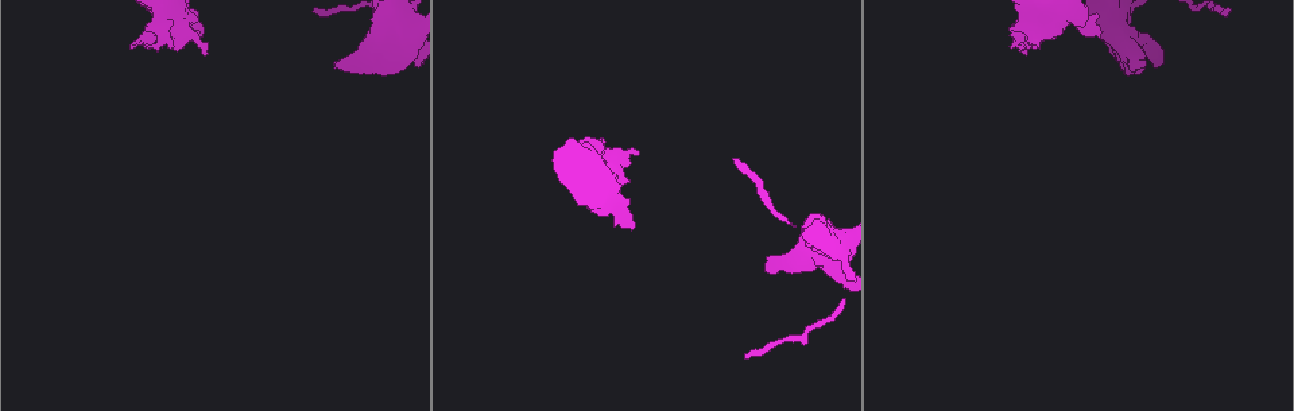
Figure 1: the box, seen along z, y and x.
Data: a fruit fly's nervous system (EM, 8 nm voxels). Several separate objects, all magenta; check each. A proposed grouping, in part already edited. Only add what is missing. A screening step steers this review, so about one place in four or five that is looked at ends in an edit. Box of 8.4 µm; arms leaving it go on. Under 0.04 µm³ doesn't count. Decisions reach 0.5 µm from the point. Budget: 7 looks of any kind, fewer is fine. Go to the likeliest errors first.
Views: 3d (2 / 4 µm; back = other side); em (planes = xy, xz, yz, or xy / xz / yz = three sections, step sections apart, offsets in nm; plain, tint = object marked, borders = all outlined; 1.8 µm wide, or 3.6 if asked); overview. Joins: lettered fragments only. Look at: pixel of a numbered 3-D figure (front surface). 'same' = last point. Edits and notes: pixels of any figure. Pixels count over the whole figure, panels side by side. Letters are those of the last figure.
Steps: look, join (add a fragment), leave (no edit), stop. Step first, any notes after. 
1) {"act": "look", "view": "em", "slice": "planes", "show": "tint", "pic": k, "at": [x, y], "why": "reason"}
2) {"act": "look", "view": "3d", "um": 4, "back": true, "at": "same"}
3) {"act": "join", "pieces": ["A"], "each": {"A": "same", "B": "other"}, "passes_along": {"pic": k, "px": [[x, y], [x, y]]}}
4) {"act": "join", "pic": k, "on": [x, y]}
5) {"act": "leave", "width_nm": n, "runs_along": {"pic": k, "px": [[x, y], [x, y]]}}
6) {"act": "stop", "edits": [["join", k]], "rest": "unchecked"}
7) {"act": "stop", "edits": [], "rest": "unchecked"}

{"act": "look", "view": "em", "um": 3.6, "slice": "planes", "show": "borders", "pic": 1, "at": [1039, 47]}

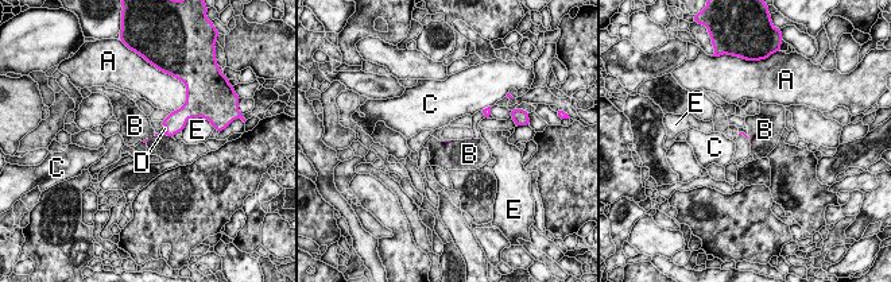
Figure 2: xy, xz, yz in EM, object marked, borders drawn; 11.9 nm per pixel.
{"act": "join", "pieces": ["D"], "each": {"A": "other", "B": "other", "C": "other", "D": "same", "E": "other"}, "passes_along": {"pic": 2, "px": [[177, 120], [166, 130], [163, 128]]}, "found": "it goes on there"}

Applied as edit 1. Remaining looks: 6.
{"act": "look", "view": "em", "slice": "planes", "show": "plain", "pic": 1, "at": [630, 227], "why": "free end"}

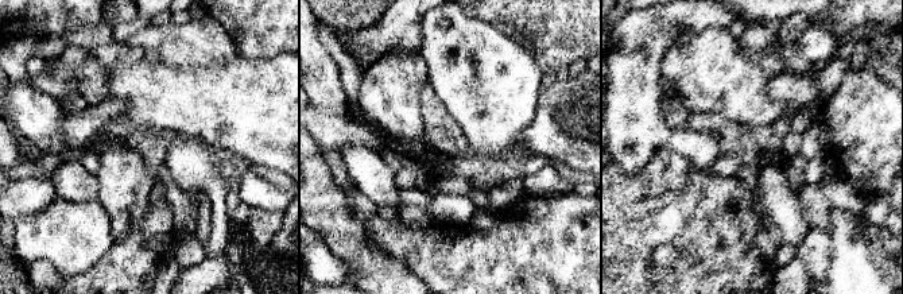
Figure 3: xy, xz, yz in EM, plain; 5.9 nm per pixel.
{"act": "look", "view": "em", "slice": "planes", "show": "borders", "at": "same"}

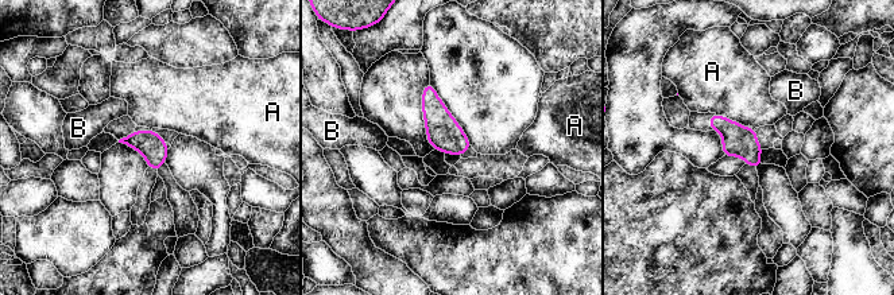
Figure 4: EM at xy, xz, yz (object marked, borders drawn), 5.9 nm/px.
{"act": "leave", "each": {"A": "other", "B": "other"}, "border": {"pic": 4, "px": [[715, 112], [747, 127]]}, "found": "no lettered fragment goes on from it"}

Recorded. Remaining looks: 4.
{"act": "look", "view": "em", "slice": "yz", "step": 8, "show": "borders", "pic": 1, "at": [335, 61], "why": "thick end"}

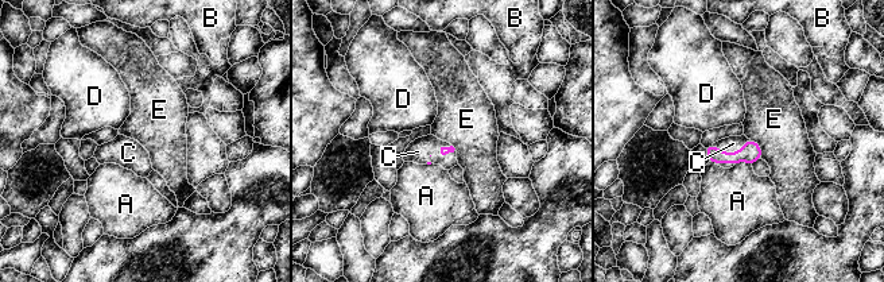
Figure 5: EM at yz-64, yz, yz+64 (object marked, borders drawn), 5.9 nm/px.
{"act": "look", "view": "em", "slice": "planes", "show": "borders", "at": "same", "why": "another direction"}

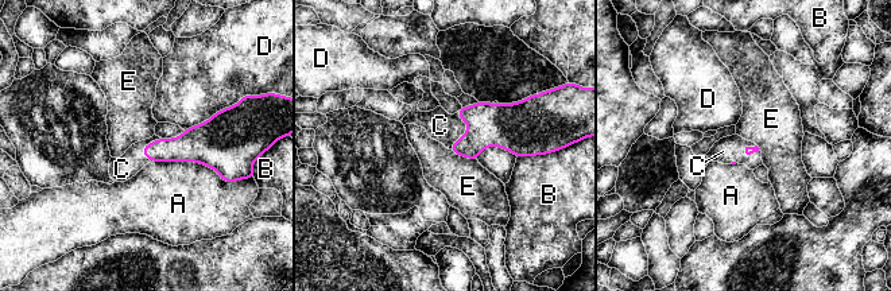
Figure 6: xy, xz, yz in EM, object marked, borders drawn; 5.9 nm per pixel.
{"act": "join", "pieces": ["C"], "each": {"A": "other", "B": "other", "C": "same", "D": "other", "E": "other"}, "passes_along": {"pic": 6, "px": [[504, 125], [465, 132], [440, 125]]}, "found": "the neuron continues"}

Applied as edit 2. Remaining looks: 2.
{"act": "stop", "edits": [["join", 2], ["join", 6]], "rest": "unchecked"}

